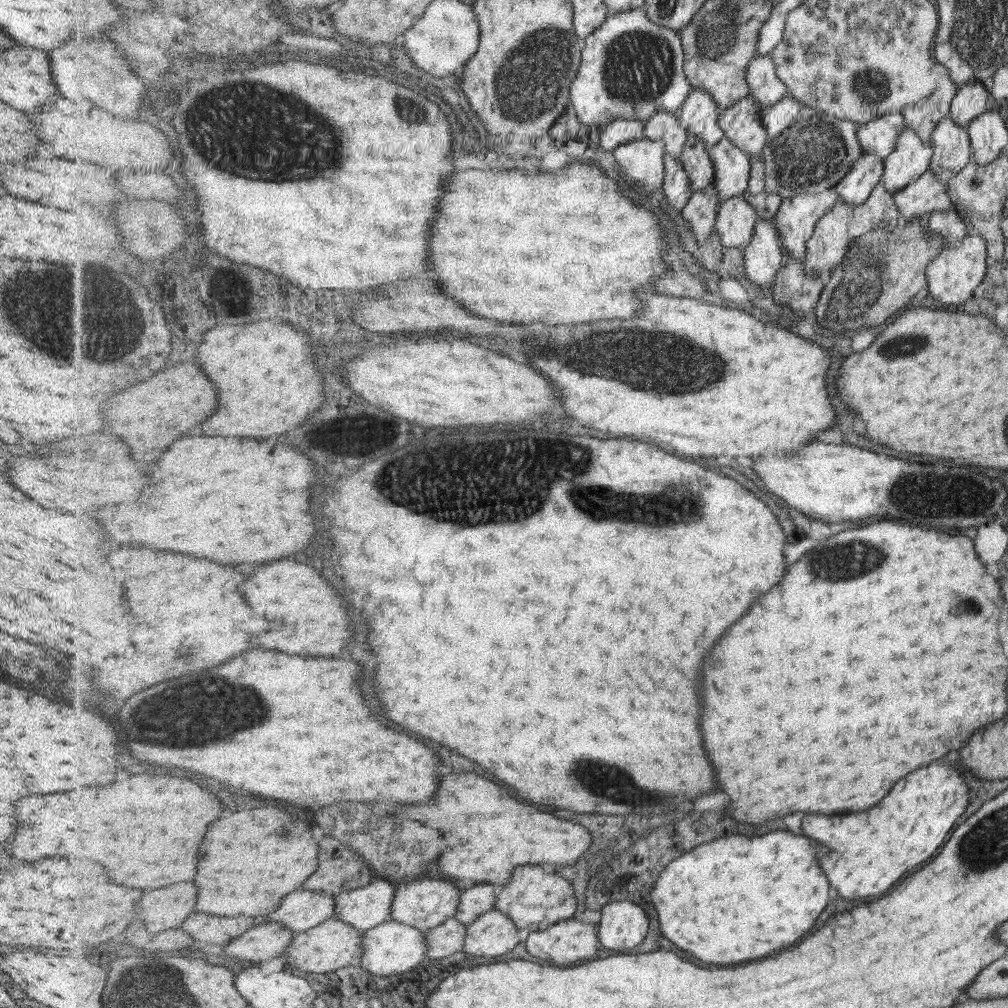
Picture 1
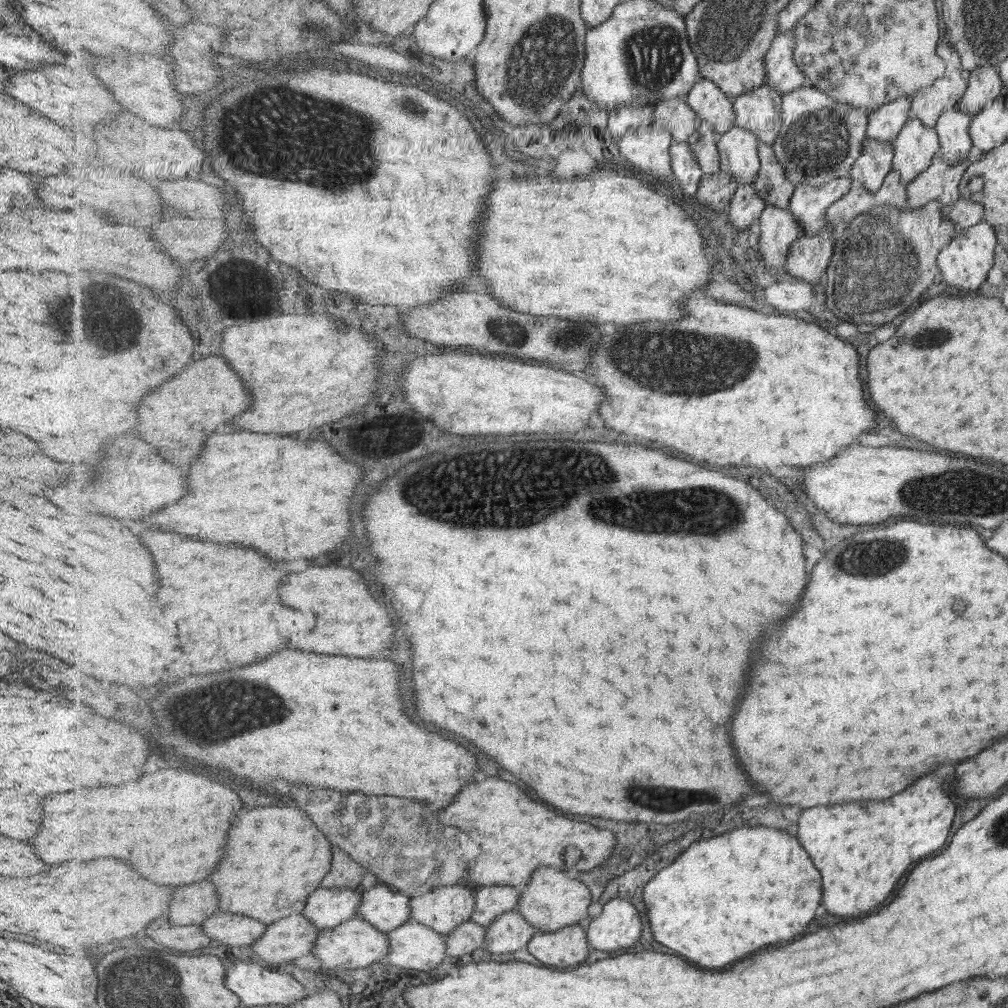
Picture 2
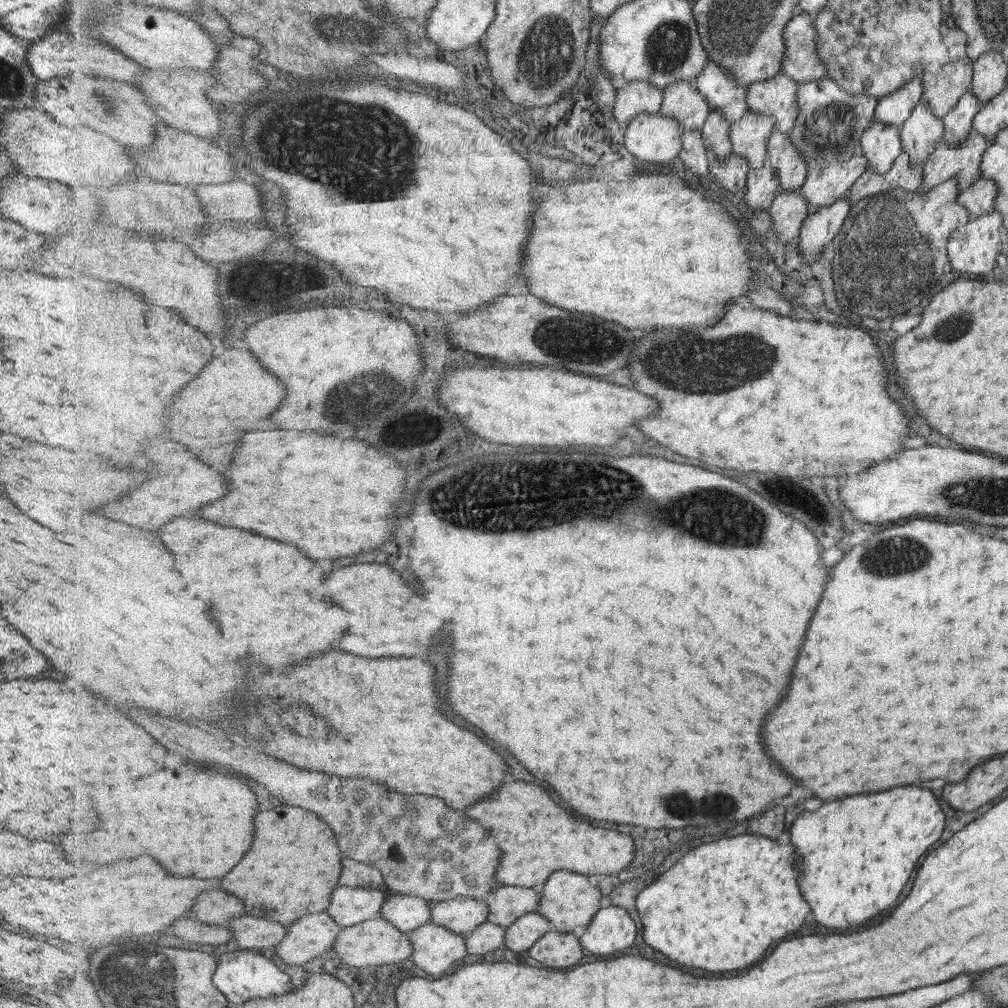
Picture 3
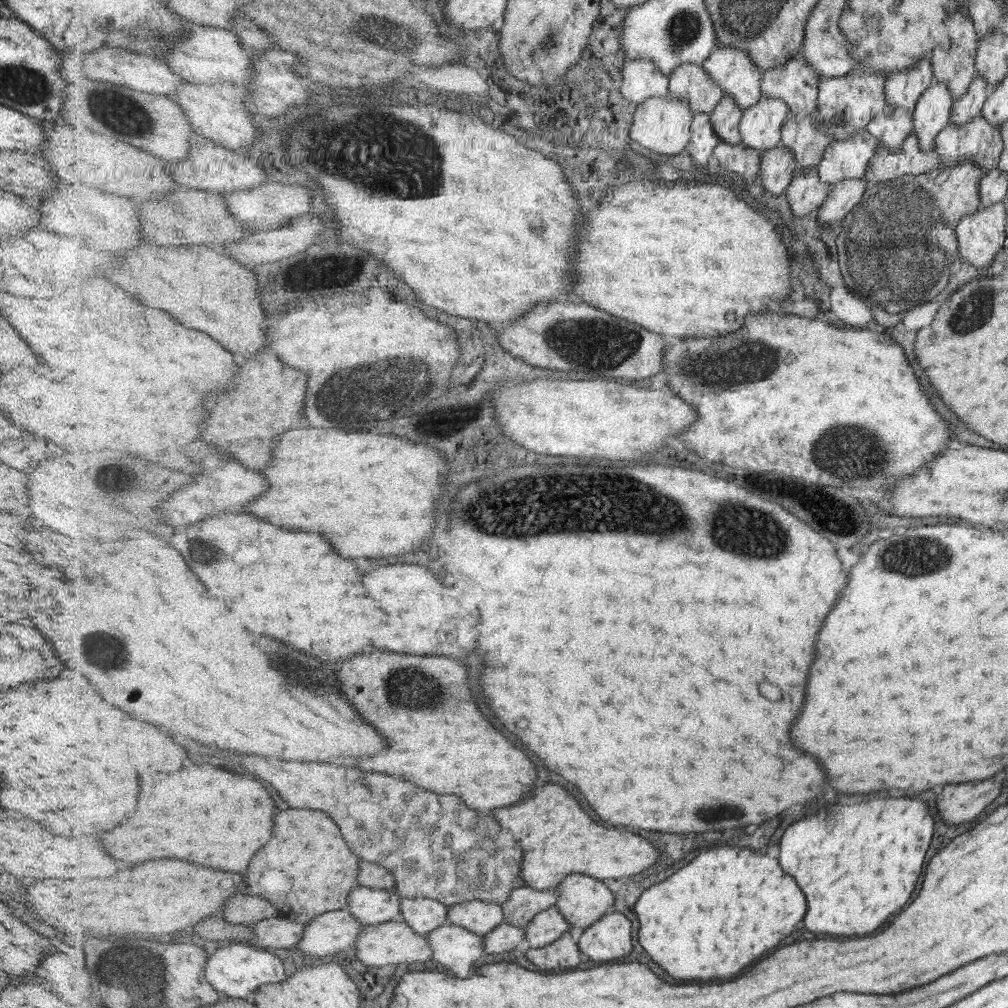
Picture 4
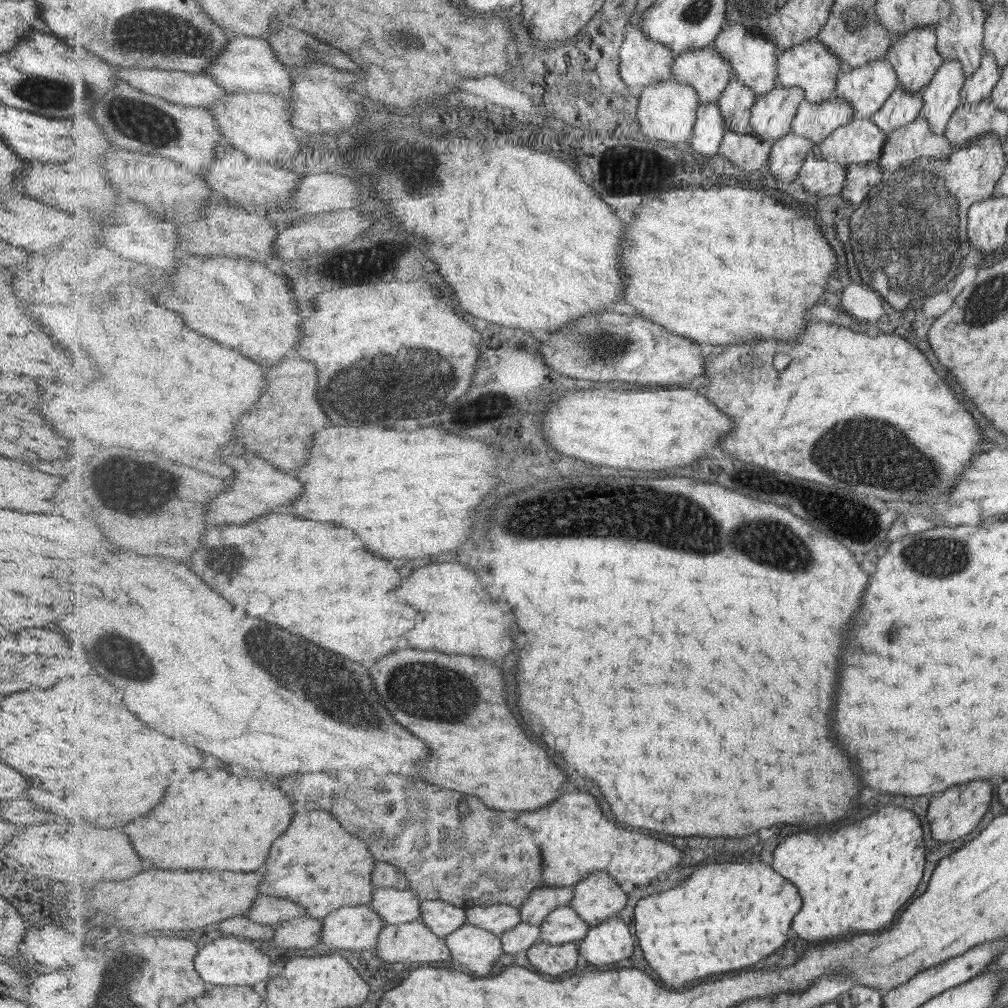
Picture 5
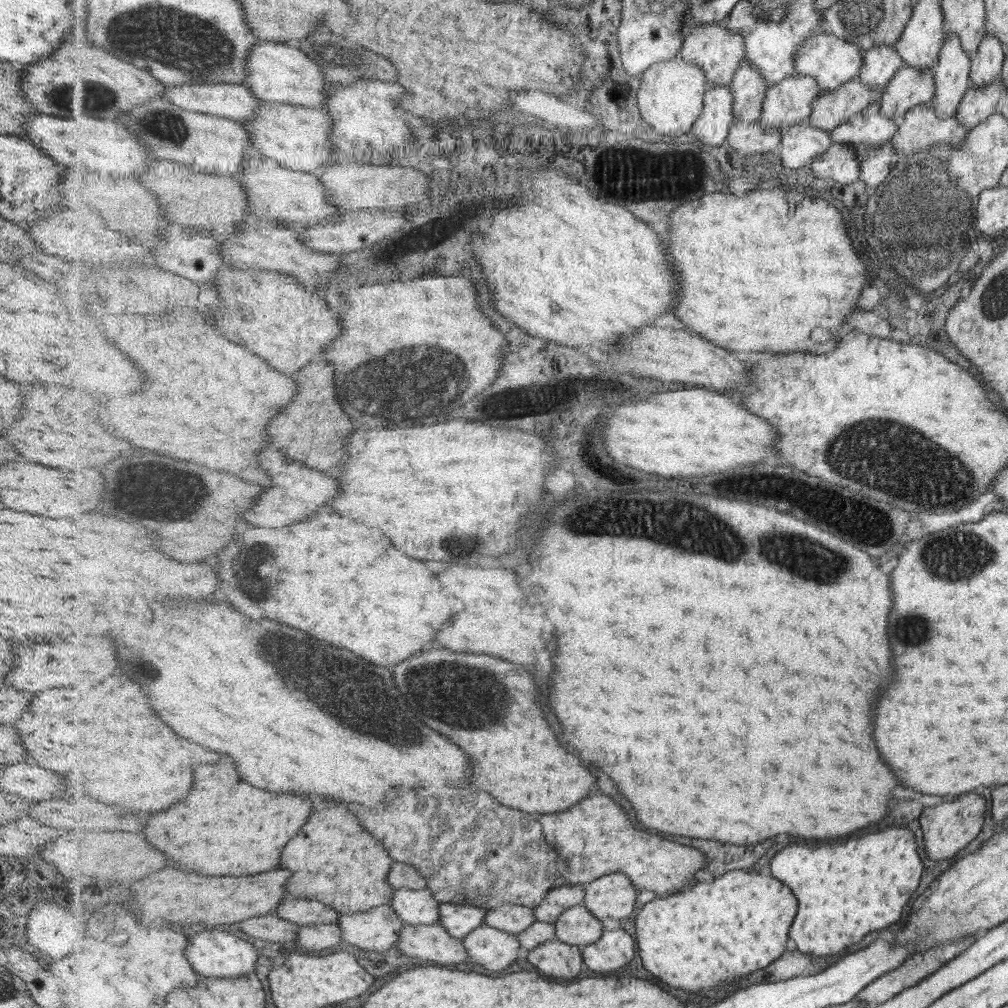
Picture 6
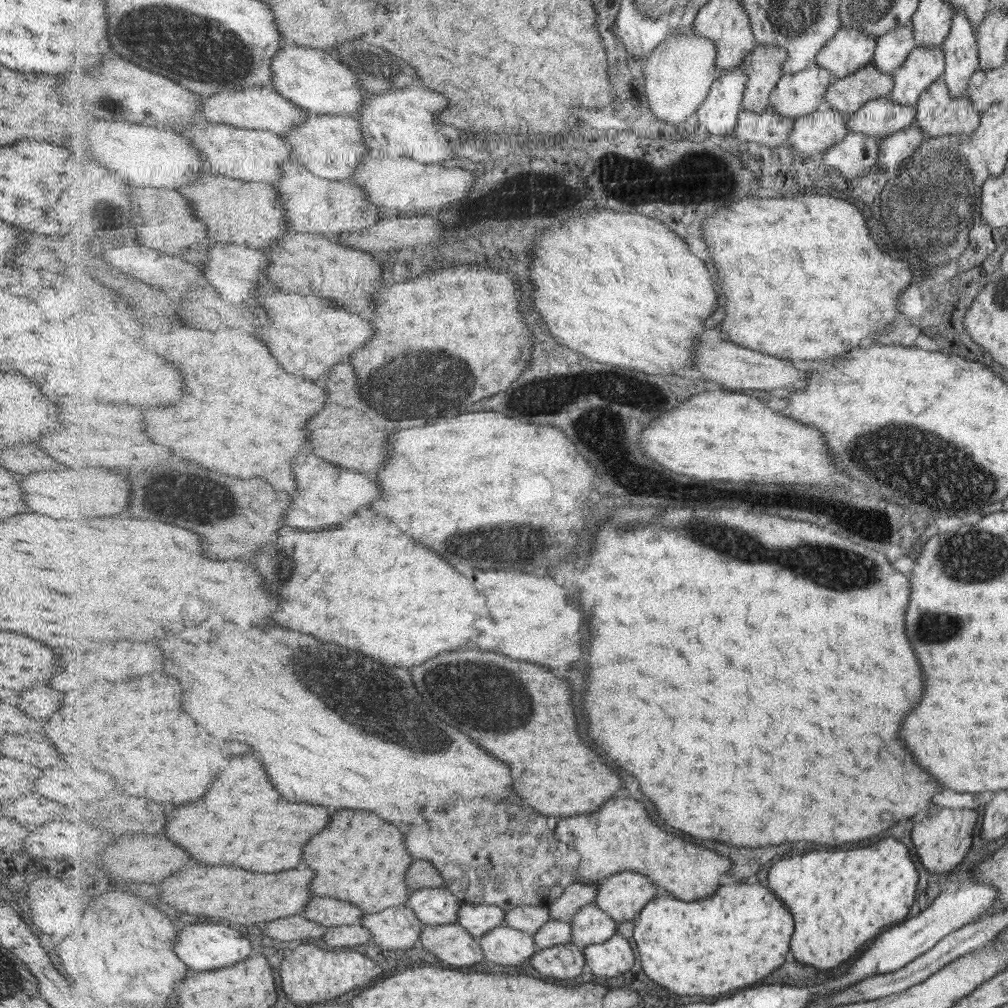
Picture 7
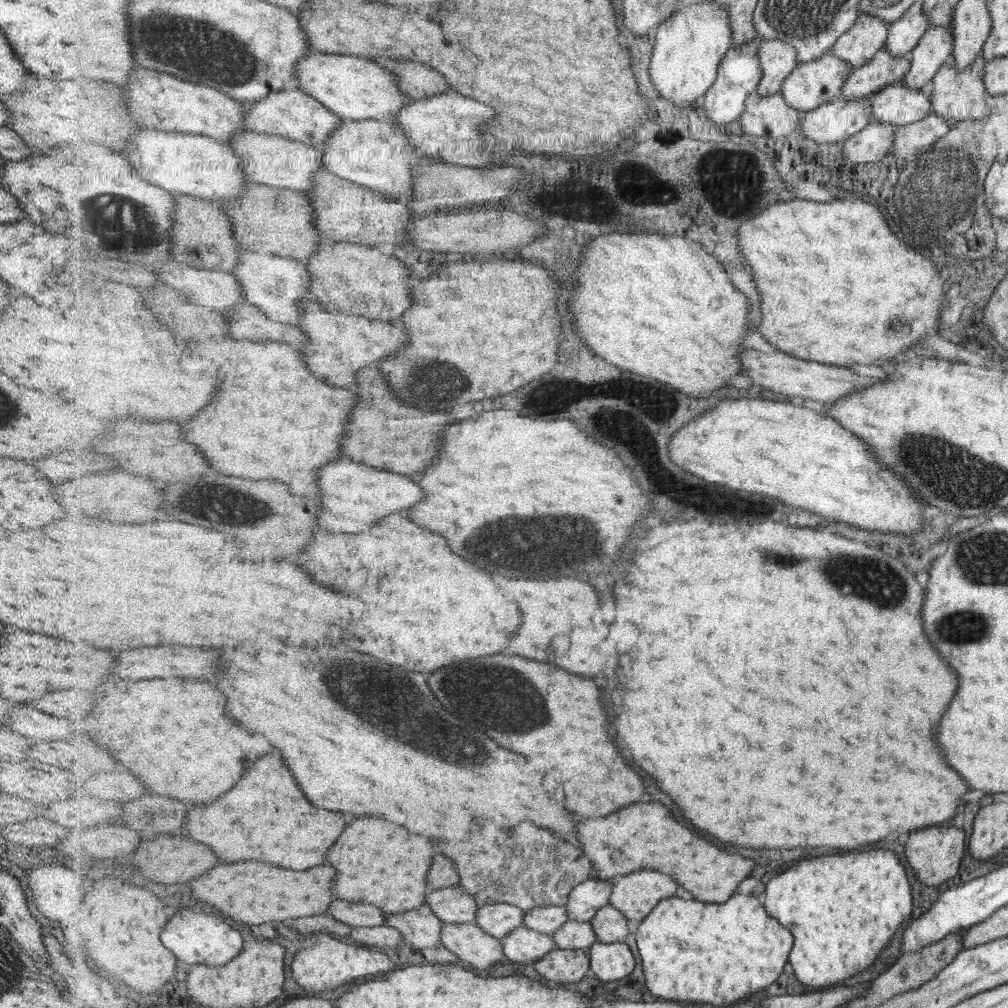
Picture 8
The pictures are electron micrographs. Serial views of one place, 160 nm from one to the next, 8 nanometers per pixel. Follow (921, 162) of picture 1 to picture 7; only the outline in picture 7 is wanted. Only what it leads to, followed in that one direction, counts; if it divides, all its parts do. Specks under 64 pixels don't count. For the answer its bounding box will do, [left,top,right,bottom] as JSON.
[941,9,978,98]

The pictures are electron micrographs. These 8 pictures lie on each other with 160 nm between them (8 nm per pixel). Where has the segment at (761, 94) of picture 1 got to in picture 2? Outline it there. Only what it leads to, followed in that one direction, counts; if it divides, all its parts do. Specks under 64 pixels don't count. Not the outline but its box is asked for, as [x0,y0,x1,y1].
[765,30,807,96]

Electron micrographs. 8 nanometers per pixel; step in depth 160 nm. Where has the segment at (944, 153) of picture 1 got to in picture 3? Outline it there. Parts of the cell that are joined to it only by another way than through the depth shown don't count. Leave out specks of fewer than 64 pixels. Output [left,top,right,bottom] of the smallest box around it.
[942,89,981,148]

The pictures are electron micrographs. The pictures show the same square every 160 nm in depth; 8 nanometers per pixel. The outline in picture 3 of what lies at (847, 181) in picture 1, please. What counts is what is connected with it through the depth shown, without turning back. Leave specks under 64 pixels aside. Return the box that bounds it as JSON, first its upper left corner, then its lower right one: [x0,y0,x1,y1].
[861,120,904,174]

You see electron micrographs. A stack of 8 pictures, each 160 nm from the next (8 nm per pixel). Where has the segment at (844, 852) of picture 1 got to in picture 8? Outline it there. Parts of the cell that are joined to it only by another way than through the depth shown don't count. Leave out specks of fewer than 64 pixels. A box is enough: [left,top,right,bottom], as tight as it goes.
[762,850,914,990]

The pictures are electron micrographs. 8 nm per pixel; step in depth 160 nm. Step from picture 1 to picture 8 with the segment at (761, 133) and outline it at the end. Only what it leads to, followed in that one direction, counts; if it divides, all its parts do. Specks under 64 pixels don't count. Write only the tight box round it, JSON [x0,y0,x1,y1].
[832,13,890,69]

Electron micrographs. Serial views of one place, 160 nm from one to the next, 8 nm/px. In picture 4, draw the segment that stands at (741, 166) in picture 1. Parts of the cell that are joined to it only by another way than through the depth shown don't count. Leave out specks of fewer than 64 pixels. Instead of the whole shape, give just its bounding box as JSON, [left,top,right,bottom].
[740,98,789,152]

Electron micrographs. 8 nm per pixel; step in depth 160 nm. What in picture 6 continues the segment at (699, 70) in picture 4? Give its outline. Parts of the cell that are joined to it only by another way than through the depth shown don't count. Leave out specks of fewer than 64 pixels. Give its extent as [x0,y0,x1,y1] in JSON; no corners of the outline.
[681,21,746,90]

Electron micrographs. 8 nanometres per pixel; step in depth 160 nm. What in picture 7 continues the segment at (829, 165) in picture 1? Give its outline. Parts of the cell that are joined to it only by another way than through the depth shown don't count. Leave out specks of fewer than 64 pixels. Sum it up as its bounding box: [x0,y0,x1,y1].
[873,22,917,75]

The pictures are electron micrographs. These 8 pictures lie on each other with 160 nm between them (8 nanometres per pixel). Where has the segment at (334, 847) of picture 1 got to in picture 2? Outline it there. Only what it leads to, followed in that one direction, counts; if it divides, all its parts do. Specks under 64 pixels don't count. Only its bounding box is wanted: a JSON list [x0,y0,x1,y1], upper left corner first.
[320,848,370,890]

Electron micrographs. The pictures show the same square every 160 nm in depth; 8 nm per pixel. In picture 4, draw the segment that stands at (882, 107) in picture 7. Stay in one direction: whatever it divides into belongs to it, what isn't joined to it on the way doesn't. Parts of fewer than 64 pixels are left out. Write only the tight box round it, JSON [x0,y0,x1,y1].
[817,127,879,188]

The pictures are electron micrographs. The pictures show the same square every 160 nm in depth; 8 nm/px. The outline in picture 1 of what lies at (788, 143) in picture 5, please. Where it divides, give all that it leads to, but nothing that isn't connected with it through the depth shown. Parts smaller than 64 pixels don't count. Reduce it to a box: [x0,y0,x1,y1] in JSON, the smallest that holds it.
[715,195,759,248]

